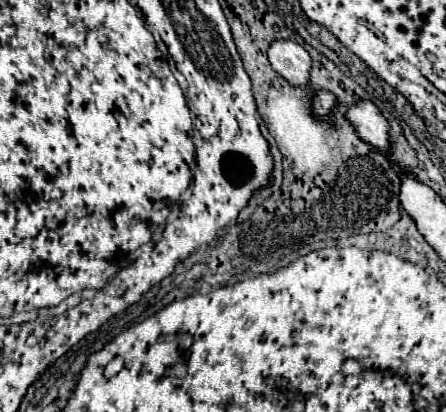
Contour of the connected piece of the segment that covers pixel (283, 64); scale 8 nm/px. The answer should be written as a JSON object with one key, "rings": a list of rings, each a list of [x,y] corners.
{"rings":[[[277,40],[269,46],[267,54],[273,70],[289,80],[293,86],[305,84],[309,80],[311,56],[301,44],[293,40]]]}

